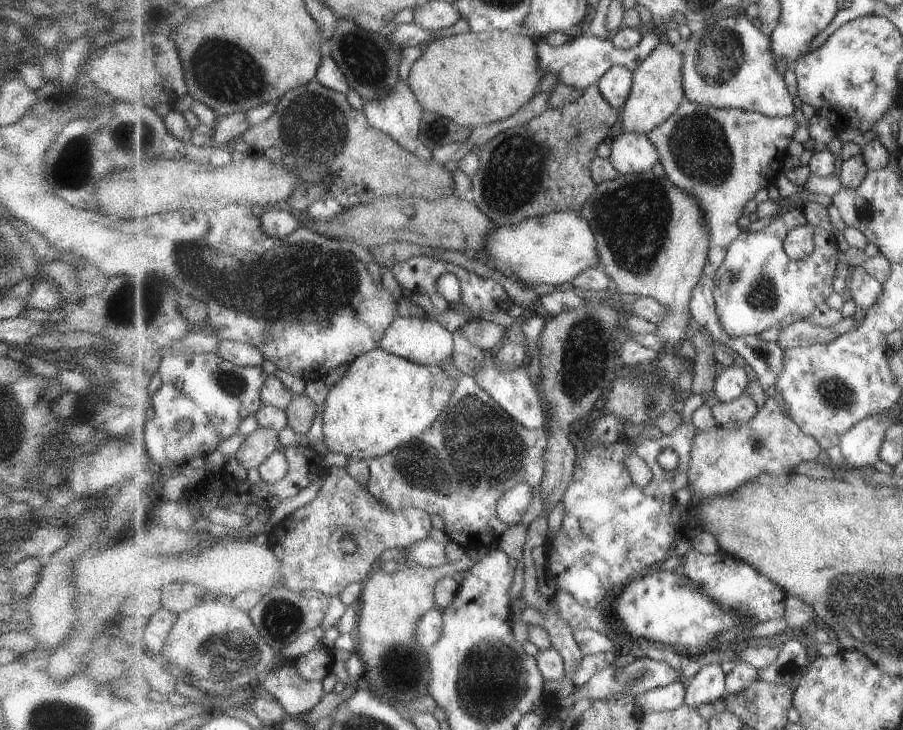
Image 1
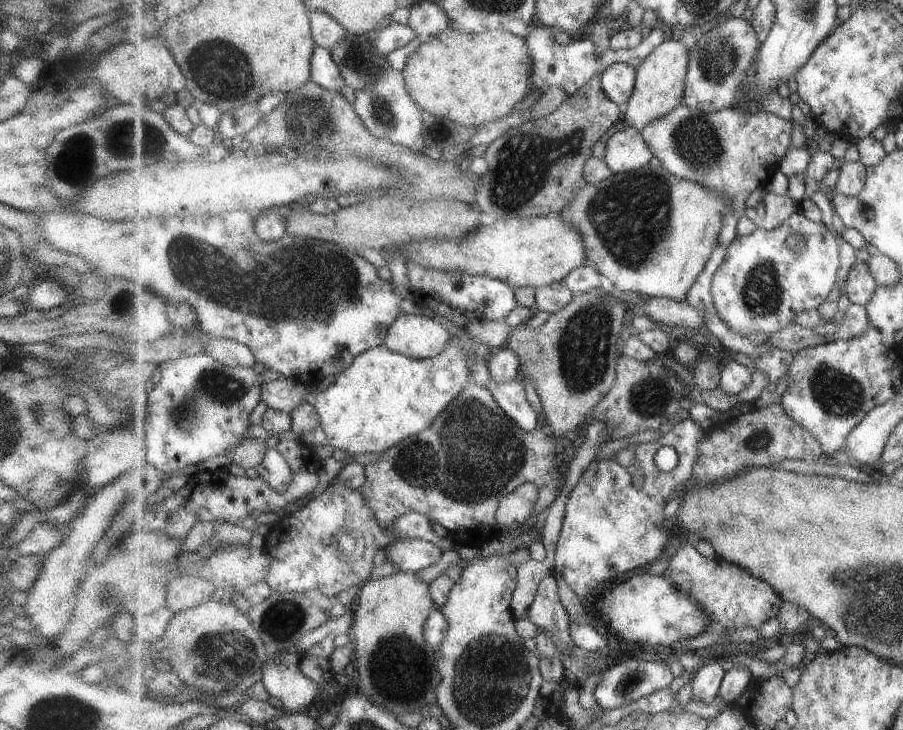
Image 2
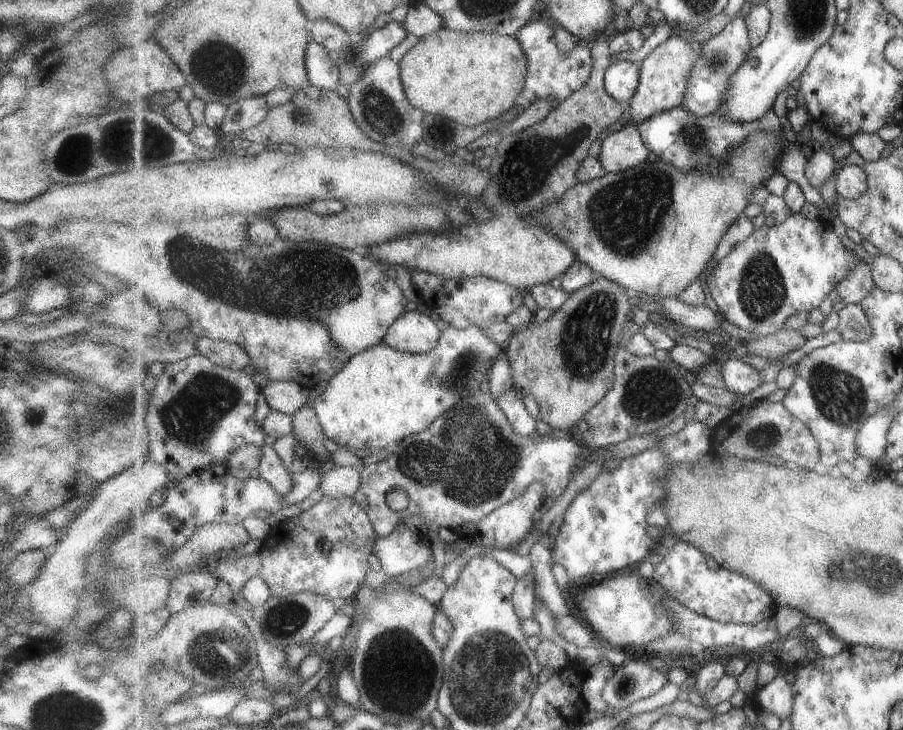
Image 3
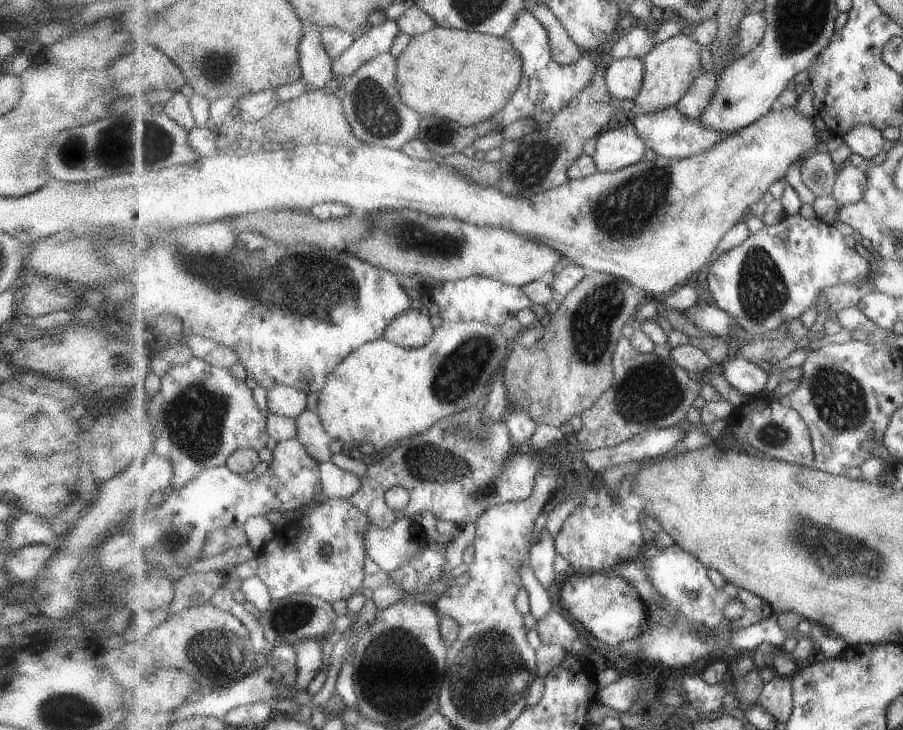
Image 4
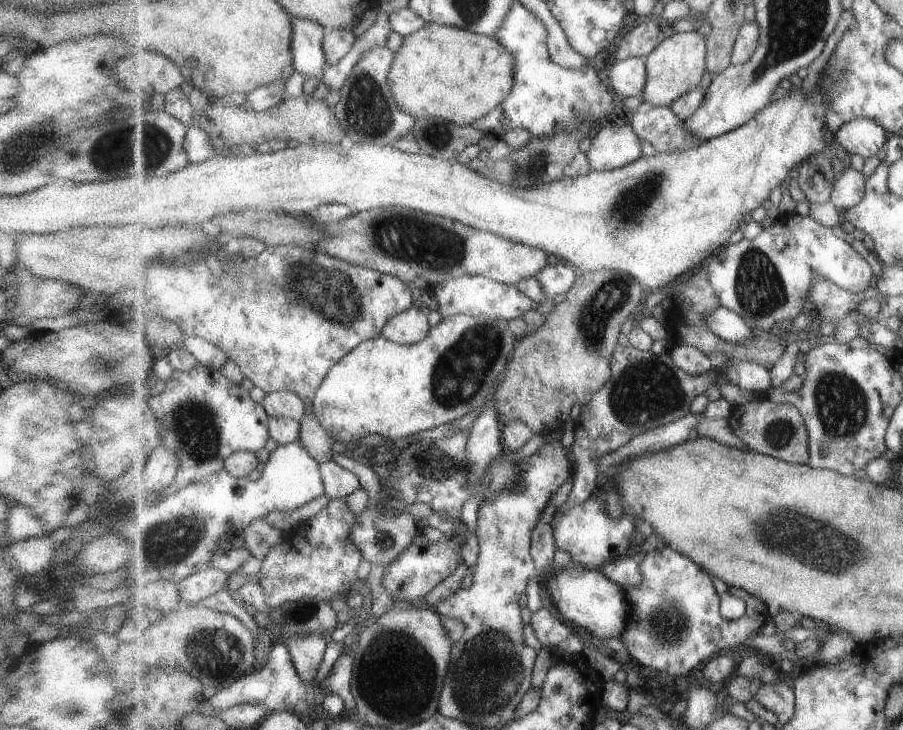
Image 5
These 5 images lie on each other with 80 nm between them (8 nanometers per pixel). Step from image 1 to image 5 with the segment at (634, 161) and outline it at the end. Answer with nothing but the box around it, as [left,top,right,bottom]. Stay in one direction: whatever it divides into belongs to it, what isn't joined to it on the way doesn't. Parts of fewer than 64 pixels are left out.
[586,123,643,171]

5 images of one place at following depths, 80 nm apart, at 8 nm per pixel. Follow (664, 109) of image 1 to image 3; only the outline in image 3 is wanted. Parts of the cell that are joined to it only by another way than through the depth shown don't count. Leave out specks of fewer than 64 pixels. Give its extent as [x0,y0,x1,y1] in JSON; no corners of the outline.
[628,34,698,126]

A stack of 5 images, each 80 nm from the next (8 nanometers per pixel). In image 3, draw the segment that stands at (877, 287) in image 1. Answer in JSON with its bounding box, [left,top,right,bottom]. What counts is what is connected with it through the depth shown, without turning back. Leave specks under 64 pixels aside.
[833,262,877,305]

